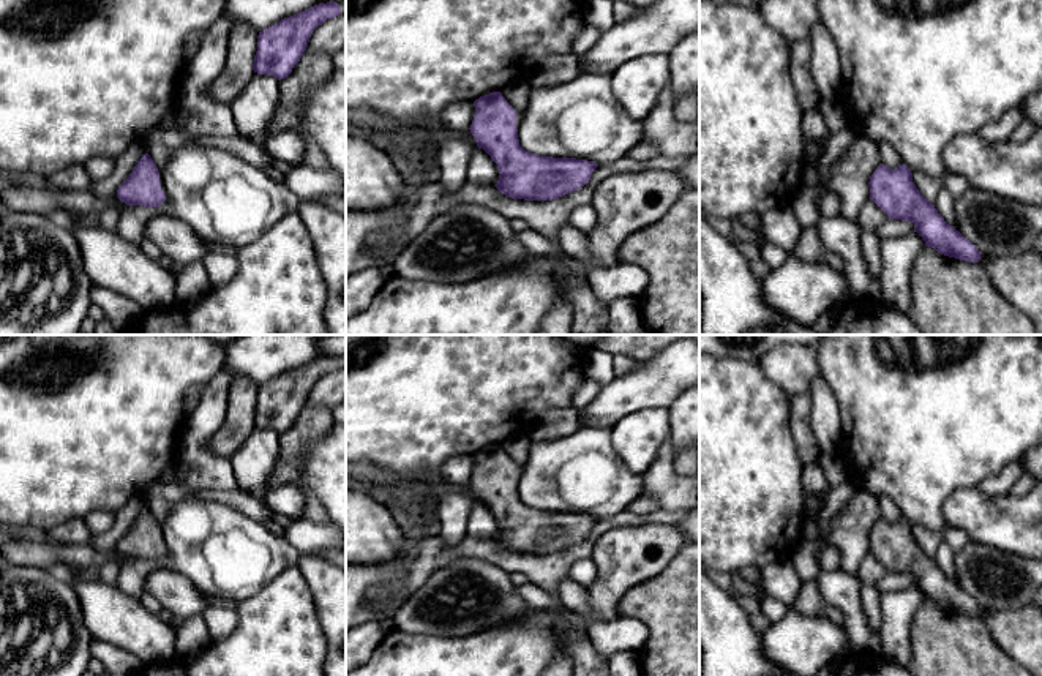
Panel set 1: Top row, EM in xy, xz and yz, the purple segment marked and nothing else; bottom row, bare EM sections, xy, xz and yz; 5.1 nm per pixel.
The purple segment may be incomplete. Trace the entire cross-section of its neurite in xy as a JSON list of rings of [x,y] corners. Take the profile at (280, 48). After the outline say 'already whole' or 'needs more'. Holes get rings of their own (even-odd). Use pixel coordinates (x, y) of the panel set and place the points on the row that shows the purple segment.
[[[314,5],[259,32],[253,69],[257,74],[287,77],[308,47],[313,32],[327,19],[339,16],[339,5]]] | already whole

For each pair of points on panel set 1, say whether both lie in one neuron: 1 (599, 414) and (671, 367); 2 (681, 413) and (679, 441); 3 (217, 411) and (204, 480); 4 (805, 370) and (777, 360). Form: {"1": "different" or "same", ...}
{"1": "same", "2": "same", "3": "same", "4": "same"}

